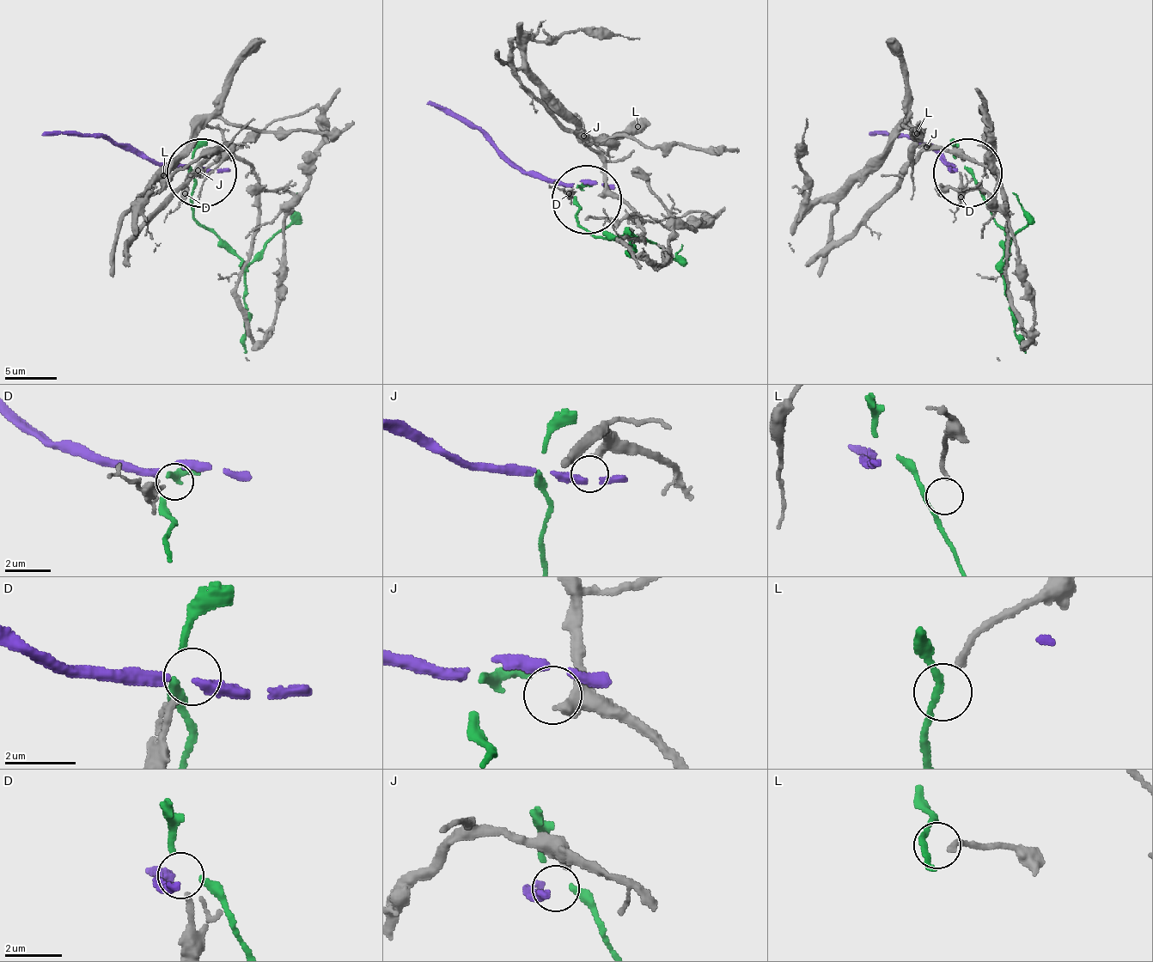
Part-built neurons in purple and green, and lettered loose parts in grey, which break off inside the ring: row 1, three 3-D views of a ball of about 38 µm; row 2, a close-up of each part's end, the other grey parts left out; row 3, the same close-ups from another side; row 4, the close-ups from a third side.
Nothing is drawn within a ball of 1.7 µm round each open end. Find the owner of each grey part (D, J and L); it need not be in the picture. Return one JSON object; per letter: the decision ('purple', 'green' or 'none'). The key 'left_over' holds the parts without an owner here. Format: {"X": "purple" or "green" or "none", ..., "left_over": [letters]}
{"D": "none", "J": "none", "L": "none", "left_over": ["D", "J", "L"]}

